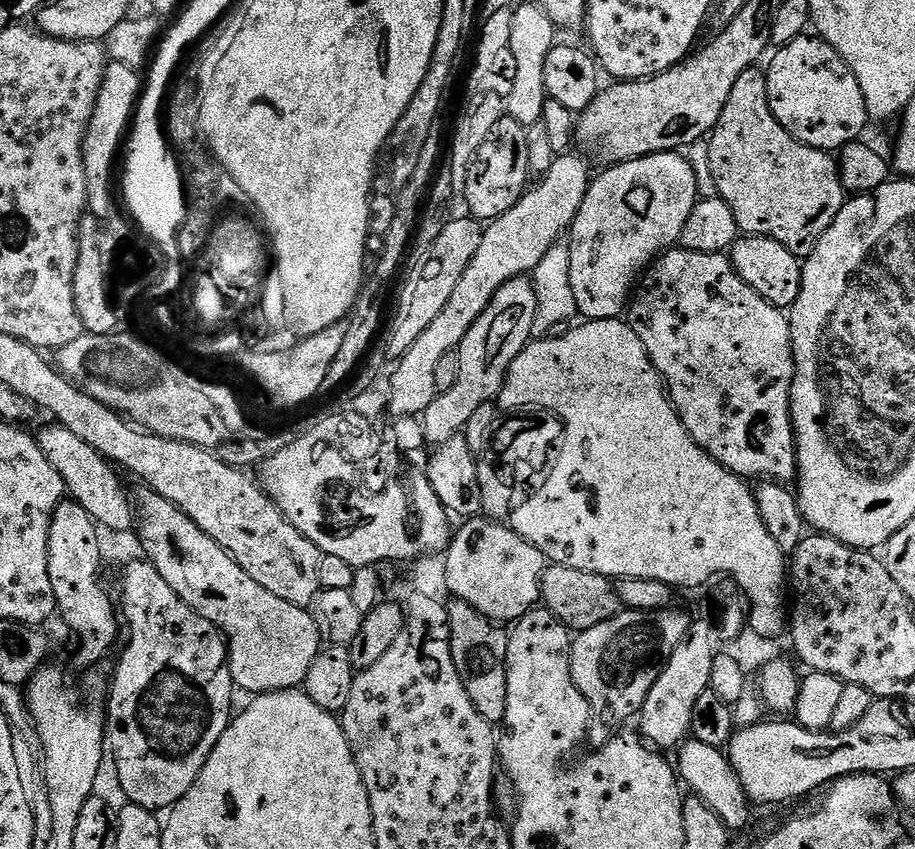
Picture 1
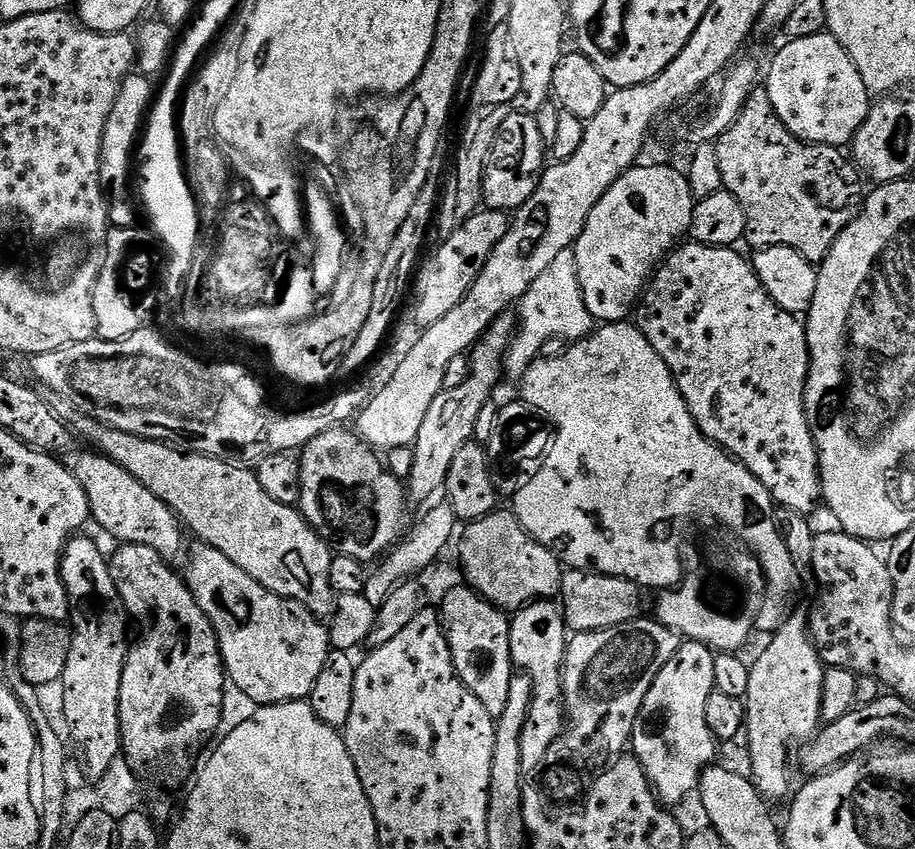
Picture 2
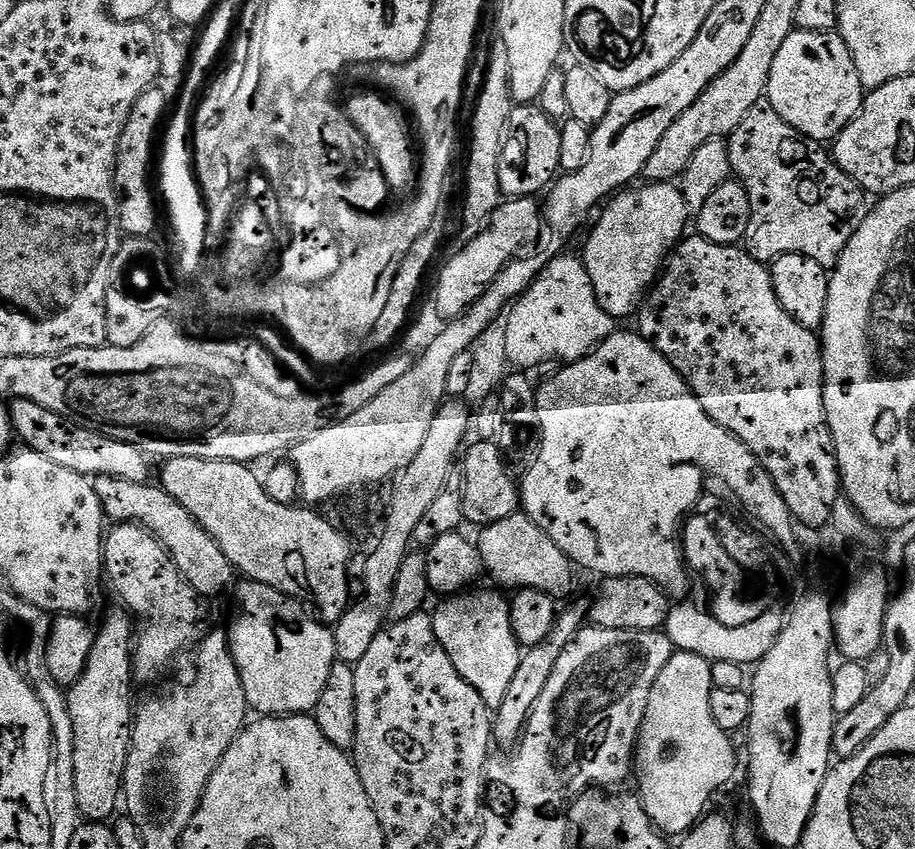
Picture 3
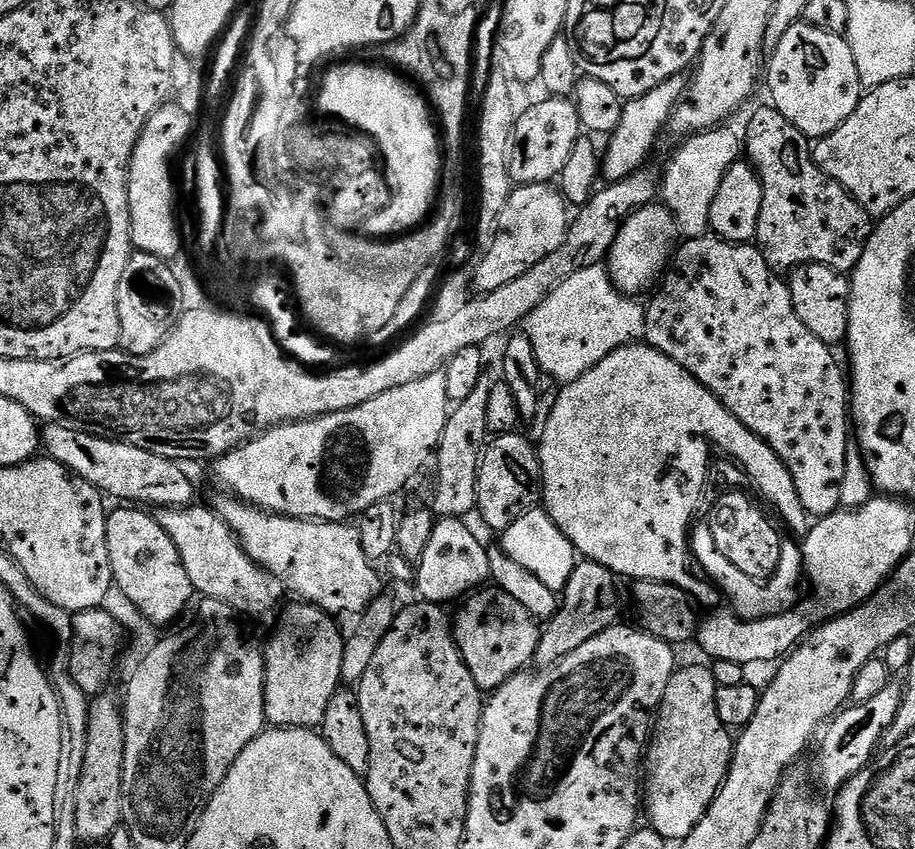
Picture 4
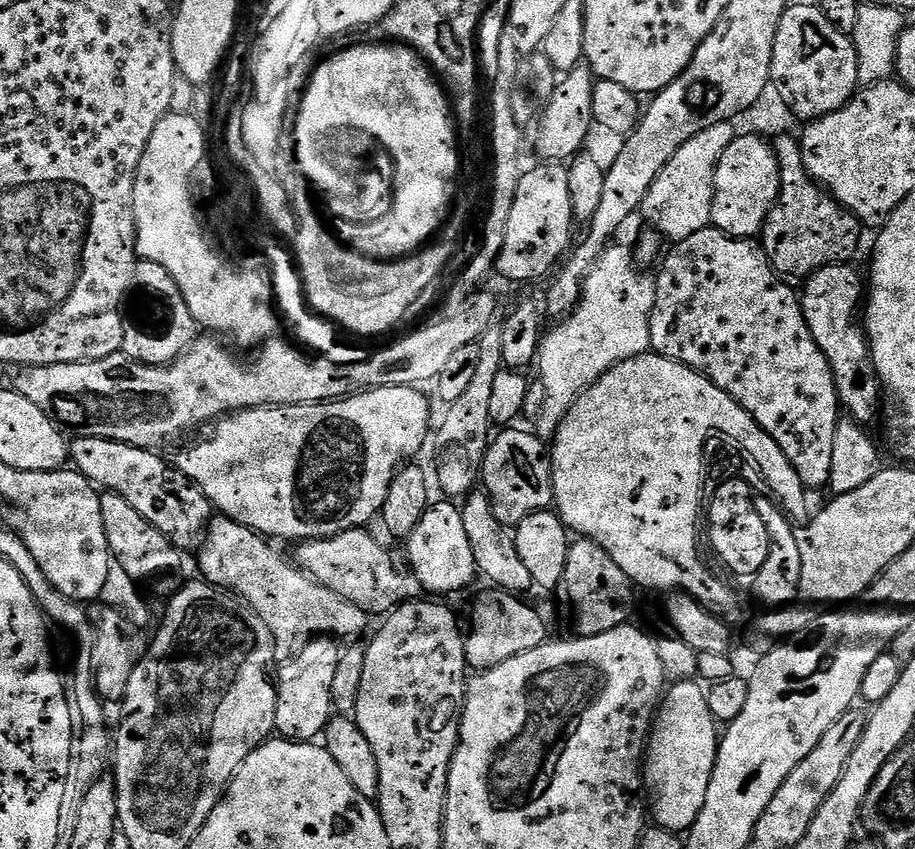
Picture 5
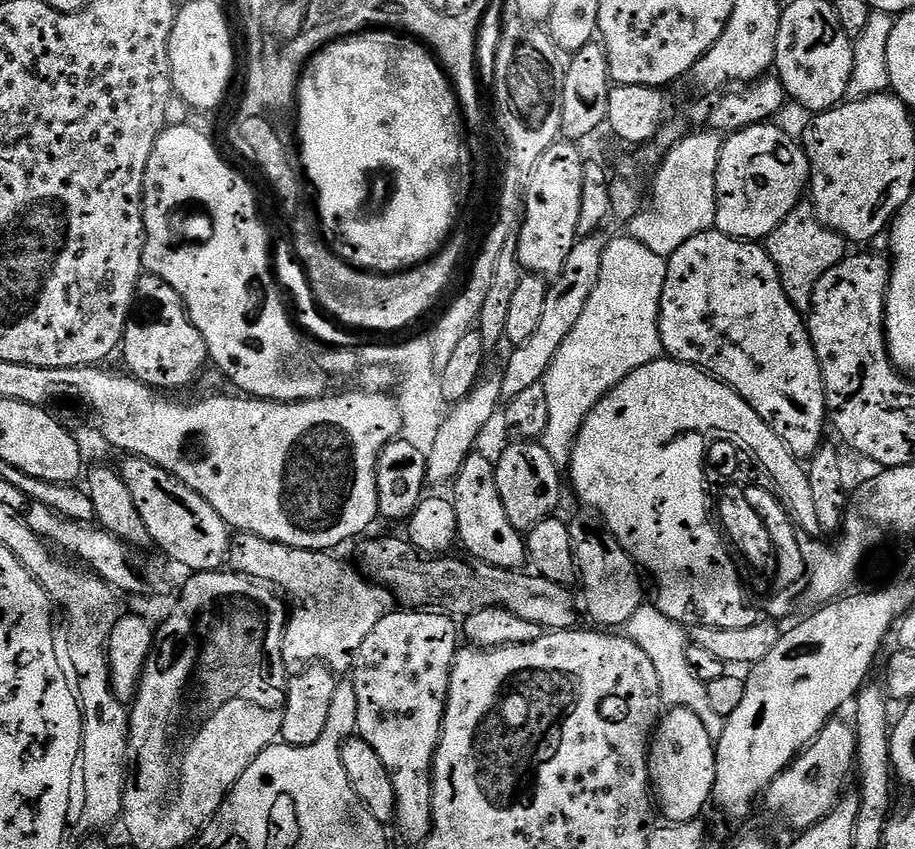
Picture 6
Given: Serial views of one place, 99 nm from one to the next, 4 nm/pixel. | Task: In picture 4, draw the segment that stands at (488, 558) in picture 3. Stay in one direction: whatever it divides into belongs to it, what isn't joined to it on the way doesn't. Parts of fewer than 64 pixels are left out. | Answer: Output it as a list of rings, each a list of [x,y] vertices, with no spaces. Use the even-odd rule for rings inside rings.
[[[532,506],[525,510],[502,533],[498,544],[507,556],[518,562],[518,566],[530,570],[534,578],[546,582],[546,586],[550,586],[550,590],[554,590],[557,594],[563,593],[565,586],[570,582],[570,574],[574,574],[578,563],[576,547],[572,545],[570,538],[566,538],[566,534],[562,534],[562,530],[558,530],[556,523],[540,506]]]

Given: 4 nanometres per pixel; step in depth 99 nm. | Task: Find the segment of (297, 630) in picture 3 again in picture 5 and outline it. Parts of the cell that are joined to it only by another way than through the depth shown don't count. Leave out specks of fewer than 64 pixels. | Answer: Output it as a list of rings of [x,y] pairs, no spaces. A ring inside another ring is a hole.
[[[313,638],[295,658],[281,663],[276,680],[276,732],[283,739],[312,742],[334,715],[331,687],[342,653],[332,638]]]

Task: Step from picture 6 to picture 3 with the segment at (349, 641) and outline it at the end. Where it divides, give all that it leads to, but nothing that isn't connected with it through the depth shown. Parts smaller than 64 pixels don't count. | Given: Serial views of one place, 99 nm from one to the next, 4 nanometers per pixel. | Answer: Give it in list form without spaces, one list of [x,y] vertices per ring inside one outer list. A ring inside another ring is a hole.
[[[97,476],[94,483],[105,517],[116,524],[141,524],[147,532],[156,535],[156,541],[171,554],[182,578],[186,578],[186,582],[190,582],[201,597],[216,596],[228,583],[233,583],[234,569],[226,554],[222,554],[222,546],[218,546],[218,542],[214,542],[214,538],[202,530],[190,510],[186,510],[182,502],[174,502],[164,488],[152,482],[139,484],[113,476]]]

